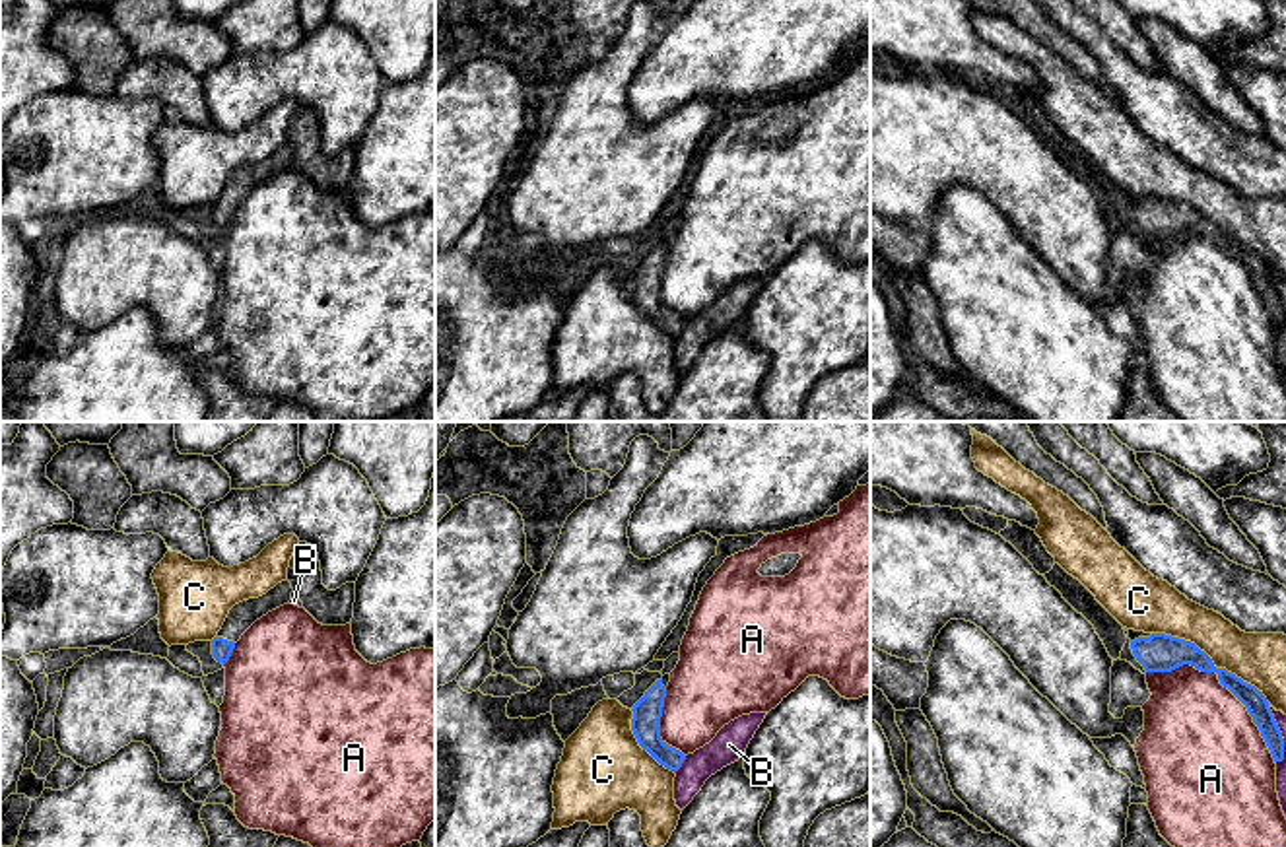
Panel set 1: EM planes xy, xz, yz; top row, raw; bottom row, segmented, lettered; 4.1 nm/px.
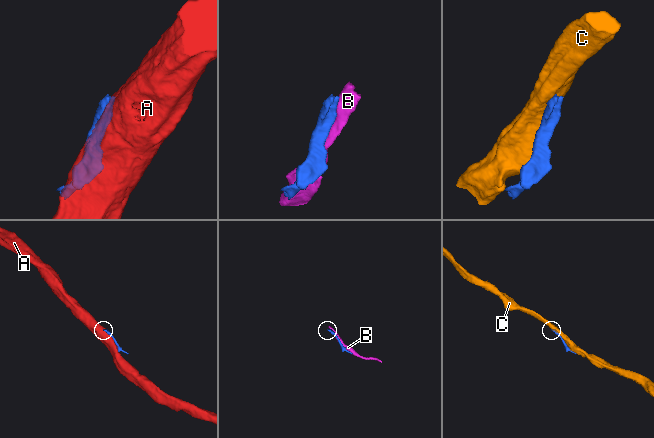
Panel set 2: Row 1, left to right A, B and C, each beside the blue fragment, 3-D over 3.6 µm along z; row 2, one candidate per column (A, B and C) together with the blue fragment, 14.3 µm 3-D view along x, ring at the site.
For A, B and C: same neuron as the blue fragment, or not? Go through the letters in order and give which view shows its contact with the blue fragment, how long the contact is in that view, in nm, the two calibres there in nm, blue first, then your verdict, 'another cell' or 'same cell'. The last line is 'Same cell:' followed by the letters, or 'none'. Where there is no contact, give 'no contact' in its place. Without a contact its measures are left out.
A: yz | 650 nm | 140/460 nm | another cell
B: xz | 90 nm | 120/140 nm | another cell
C: yz | 550 nm | 160/220 nm | another cell
Same cell: none

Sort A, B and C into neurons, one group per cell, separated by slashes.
A / B / C

